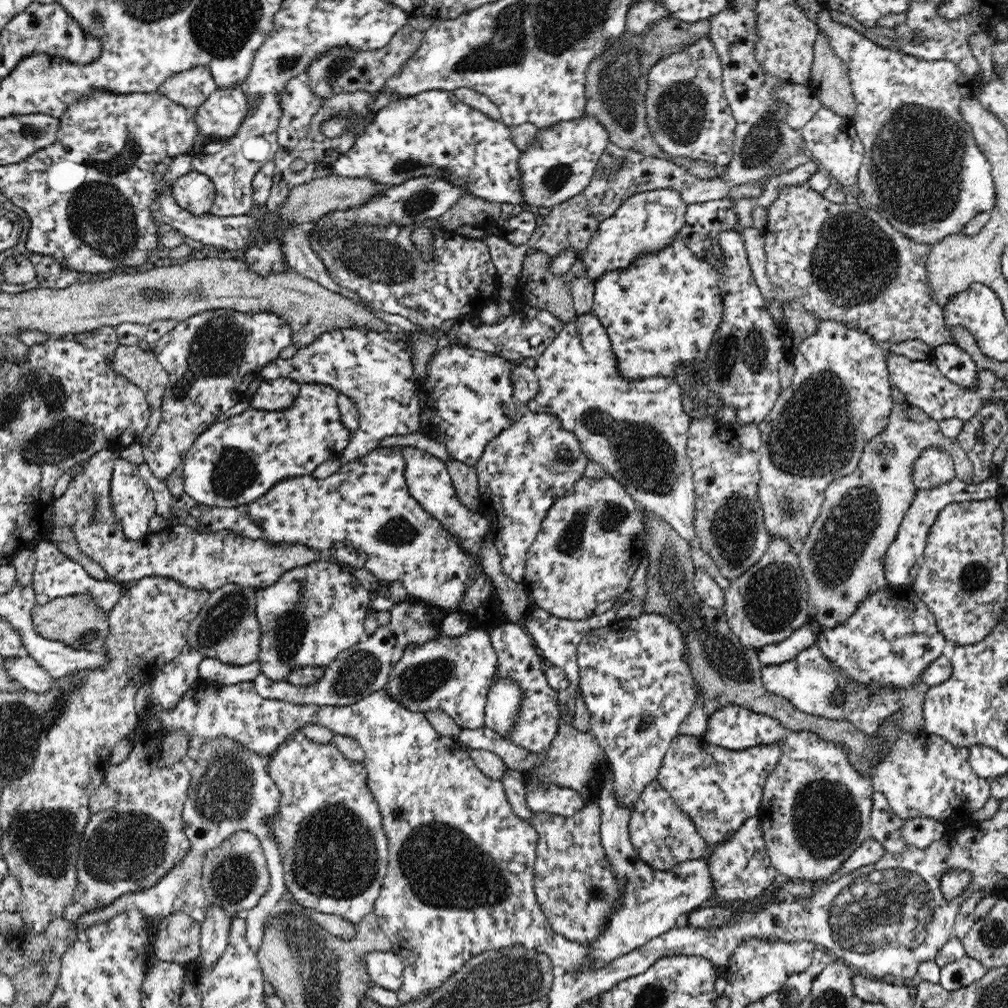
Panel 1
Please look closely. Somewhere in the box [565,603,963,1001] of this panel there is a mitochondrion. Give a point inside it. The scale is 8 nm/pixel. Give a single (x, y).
(855, 917)

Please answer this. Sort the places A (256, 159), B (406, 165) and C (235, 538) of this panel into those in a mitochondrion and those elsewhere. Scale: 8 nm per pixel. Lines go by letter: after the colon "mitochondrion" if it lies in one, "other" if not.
A: other
B: mitochondrion
C: other

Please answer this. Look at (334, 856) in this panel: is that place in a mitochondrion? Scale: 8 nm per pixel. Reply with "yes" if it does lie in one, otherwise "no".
yes

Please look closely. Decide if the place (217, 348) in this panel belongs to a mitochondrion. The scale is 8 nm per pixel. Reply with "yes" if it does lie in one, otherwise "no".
yes

